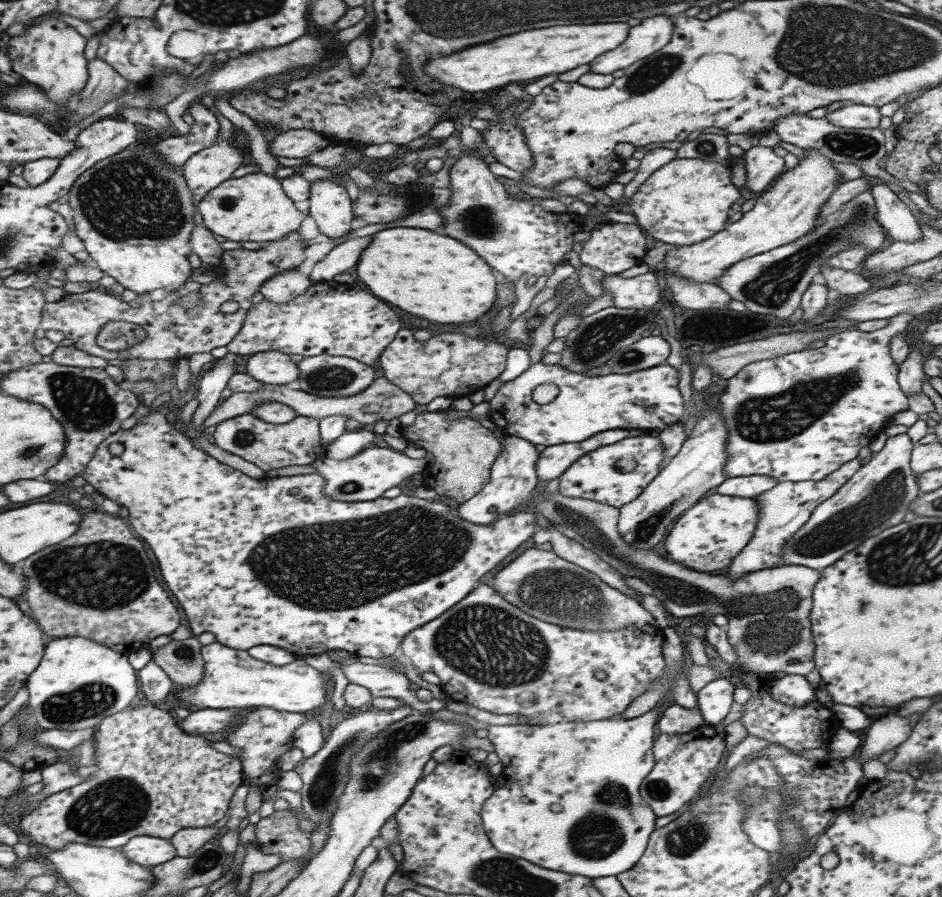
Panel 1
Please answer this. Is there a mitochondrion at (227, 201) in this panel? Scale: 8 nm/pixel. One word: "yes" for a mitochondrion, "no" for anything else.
yes

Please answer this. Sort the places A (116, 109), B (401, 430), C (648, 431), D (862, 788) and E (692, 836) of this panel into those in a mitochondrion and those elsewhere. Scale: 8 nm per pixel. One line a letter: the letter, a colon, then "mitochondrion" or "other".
A: other
B: other
C: other
D: other
E: mitochondrion

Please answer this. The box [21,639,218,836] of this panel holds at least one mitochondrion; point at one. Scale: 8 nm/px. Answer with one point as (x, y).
(93, 699)

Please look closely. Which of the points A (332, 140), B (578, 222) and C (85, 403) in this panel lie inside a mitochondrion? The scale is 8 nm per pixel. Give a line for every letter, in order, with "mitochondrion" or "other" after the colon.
A: other
B: other
C: mitochondrion

